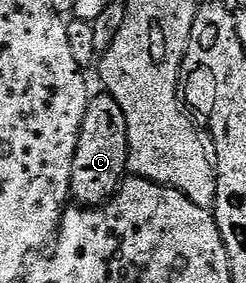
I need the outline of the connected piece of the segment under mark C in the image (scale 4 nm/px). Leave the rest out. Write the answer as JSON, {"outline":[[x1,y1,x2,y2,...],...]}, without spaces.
{"outline":[[109,94,101,95,91,95,88,106,84,110,84,122,80,126,76,154,72,158,70,194,82,206,97,206,106,203,118,192,122,181,128,176,130,143,124,110,120,110,120,102,116,102,116,98,112,98]]}

